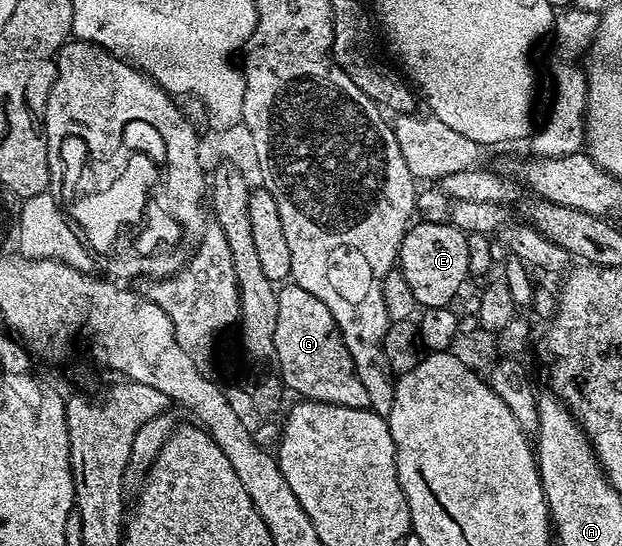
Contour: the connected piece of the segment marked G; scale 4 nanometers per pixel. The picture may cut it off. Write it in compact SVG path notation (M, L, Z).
M295 284L282 285L277 290L277 299L279 300L279 317L275 323L273 339L277 353L275 366L280 373L281 381L290 391L294 390L297 396L302 399L311 402L326 402L343 408L368 410L367 391L363 389L363 384L355 372L351 352L347 352L347 348L343 344L341 333L331 312L327 312L327 304L323 304L323 300L311 296L311 292L307 292L307 288L299 288Z

